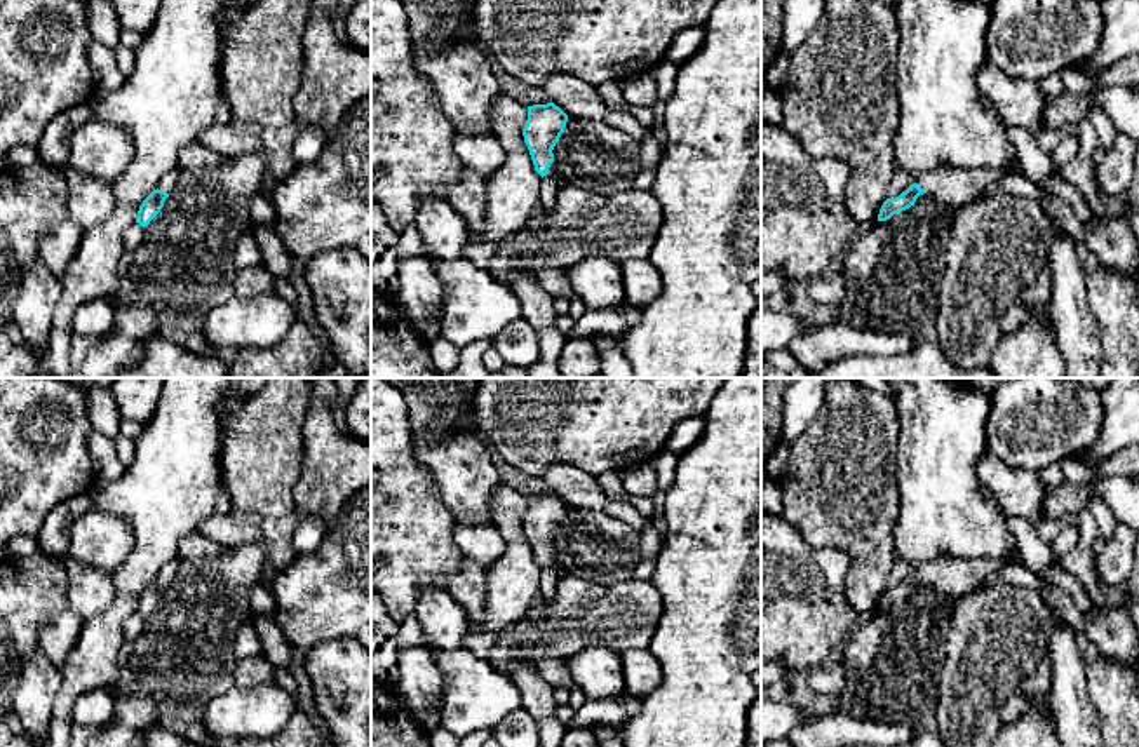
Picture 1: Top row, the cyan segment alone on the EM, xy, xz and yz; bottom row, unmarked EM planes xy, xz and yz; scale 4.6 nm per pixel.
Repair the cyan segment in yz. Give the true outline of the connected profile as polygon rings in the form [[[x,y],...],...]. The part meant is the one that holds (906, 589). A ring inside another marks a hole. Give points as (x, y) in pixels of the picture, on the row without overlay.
[[[1021,555],[928,562],[916,568],[916,571],[899,587],[886,589],[880,599],[878,611],[886,611],[893,604],[909,599],[923,583],[928,583],[937,592],[954,601],[981,587],[991,573],[1000,571],[1008,564],[1022,564]]]

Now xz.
[[[554,493],[528,496],[528,510],[522,519],[535,561],[549,566],[561,578],[566,571],[554,552],[554,536],[564,522],[568,505]]]

